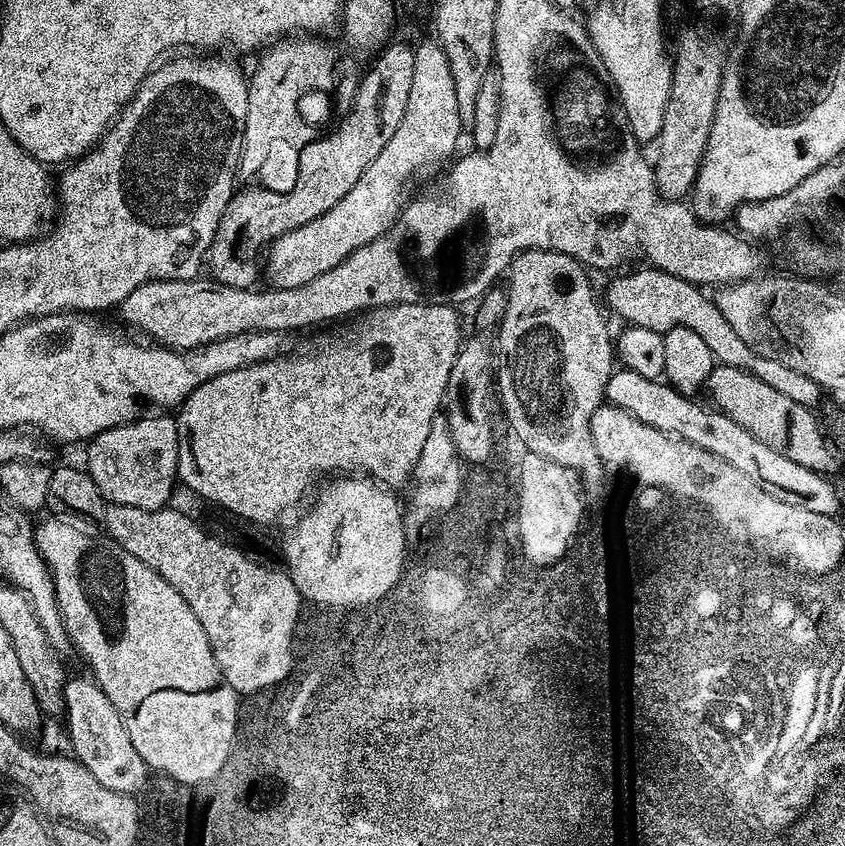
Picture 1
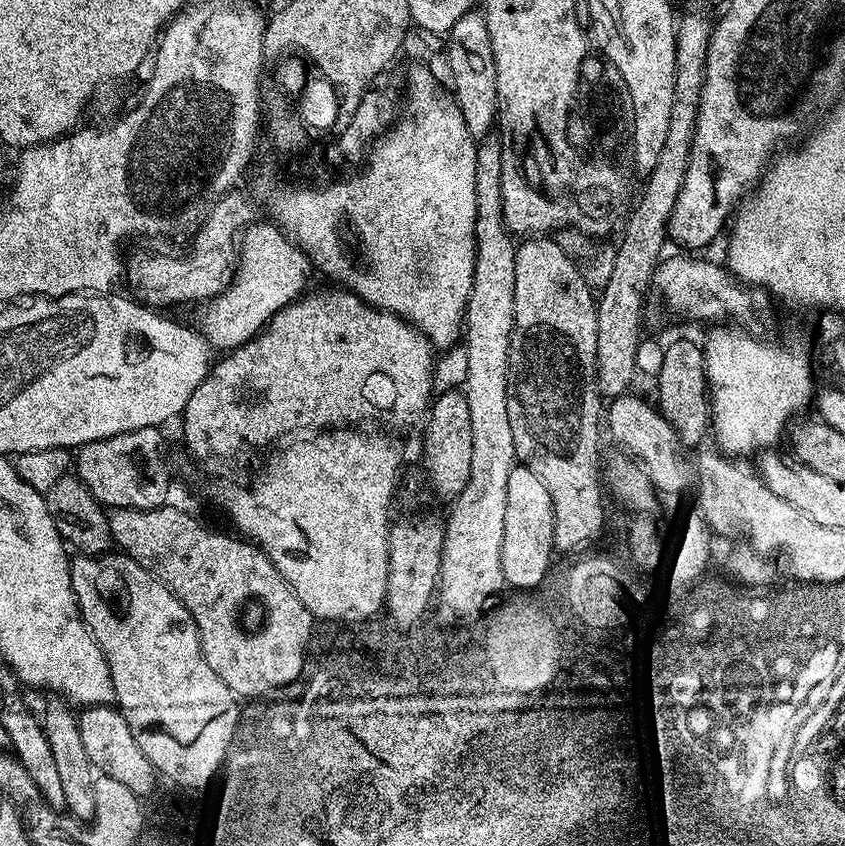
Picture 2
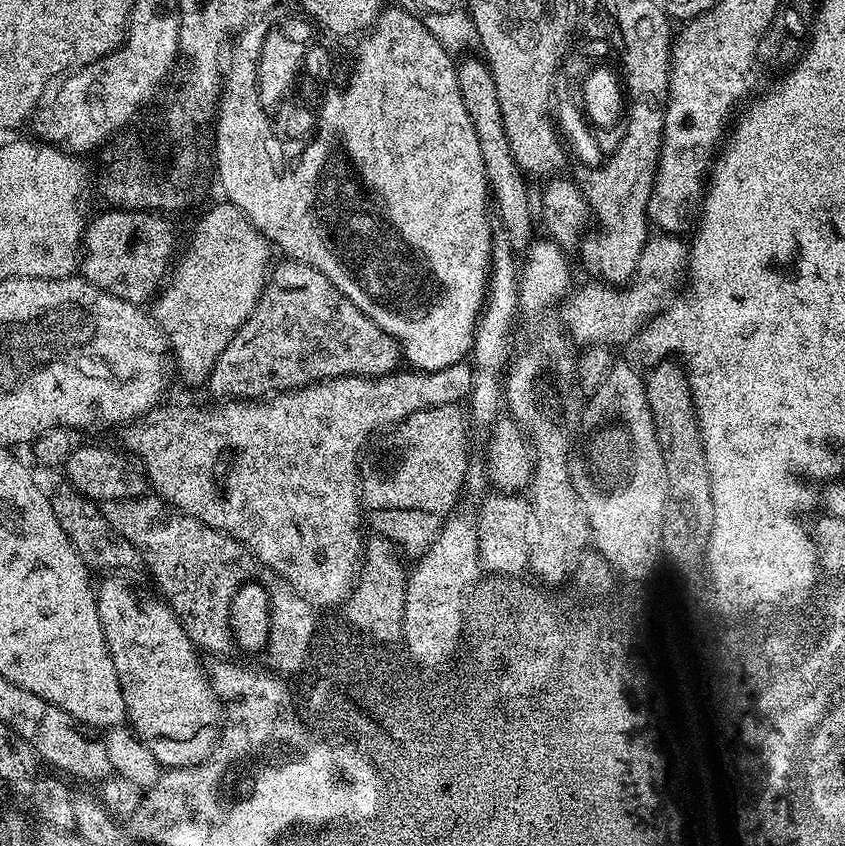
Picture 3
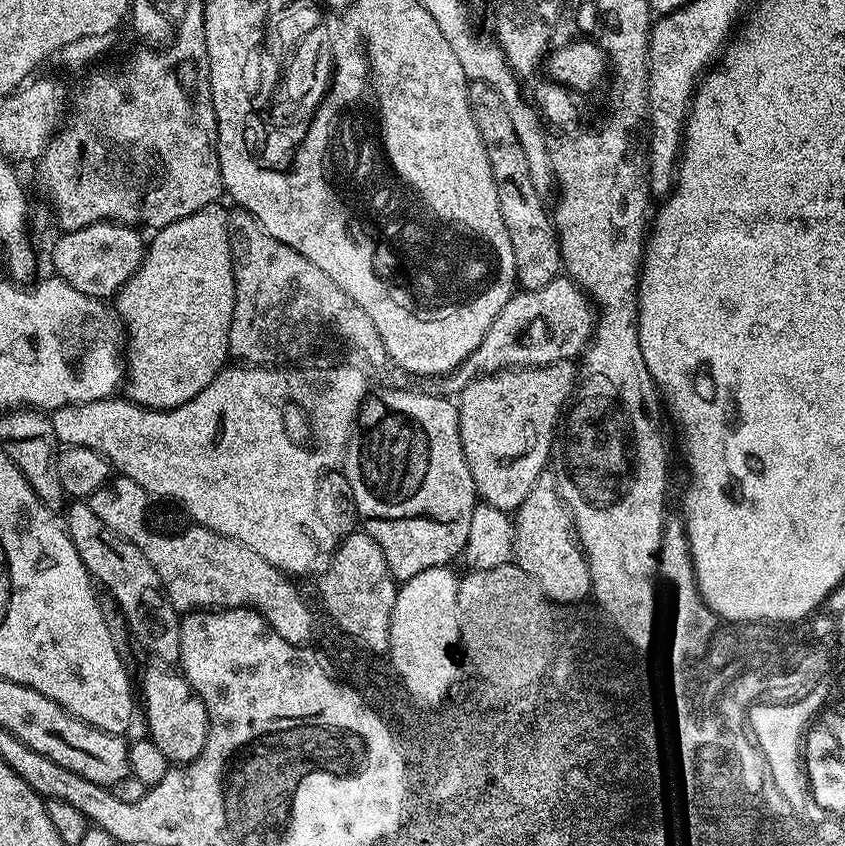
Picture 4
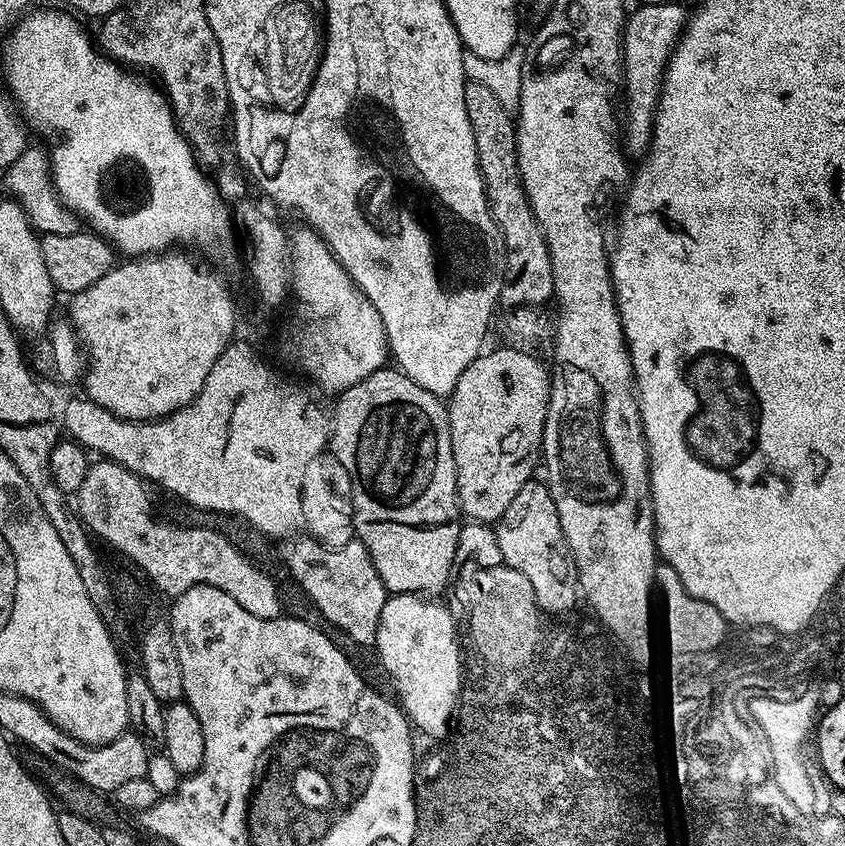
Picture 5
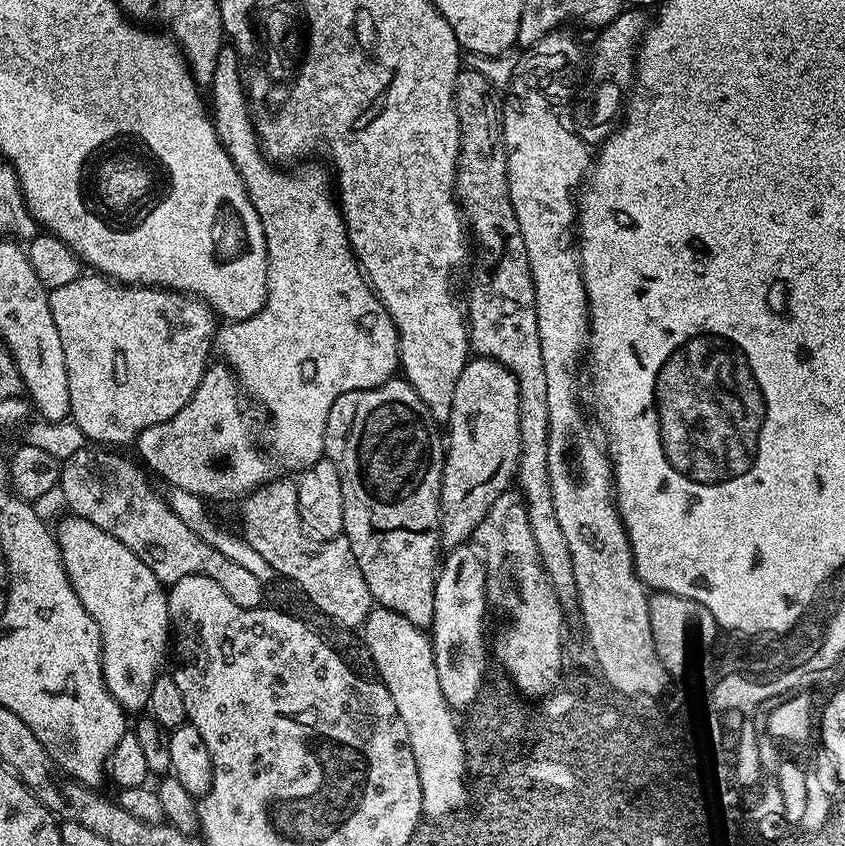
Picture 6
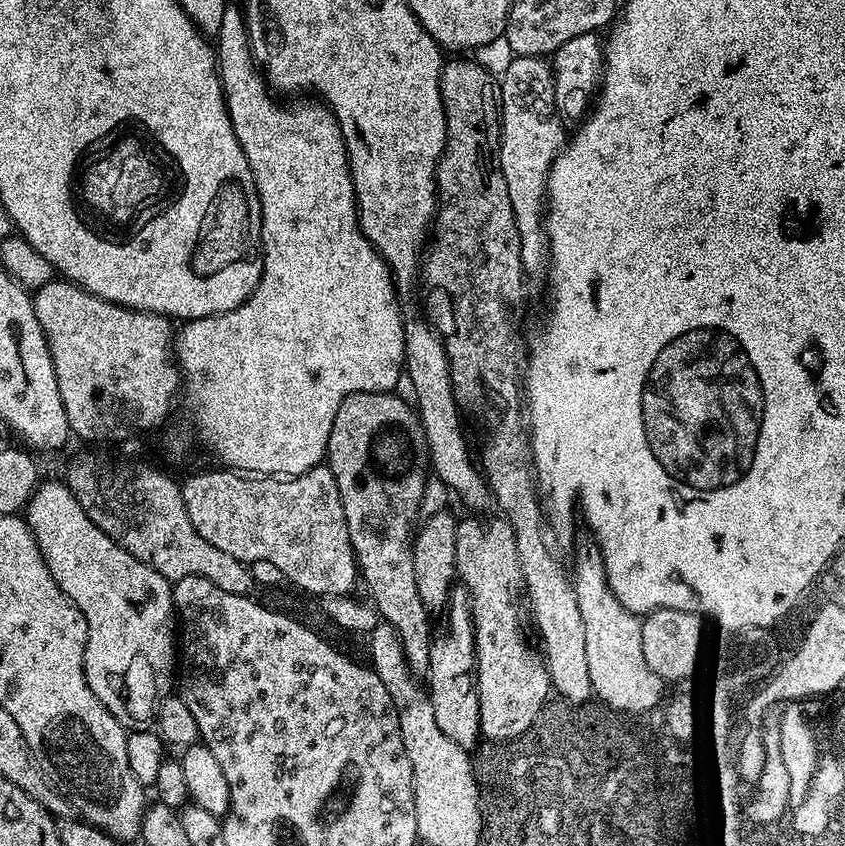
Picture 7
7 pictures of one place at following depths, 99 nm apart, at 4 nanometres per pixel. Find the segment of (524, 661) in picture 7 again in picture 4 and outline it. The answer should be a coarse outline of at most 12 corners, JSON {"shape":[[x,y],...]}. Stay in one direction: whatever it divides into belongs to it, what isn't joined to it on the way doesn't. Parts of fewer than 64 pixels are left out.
{"shape":[[556,477],[516,509],[515,567],[555,604],[592,584]]}

